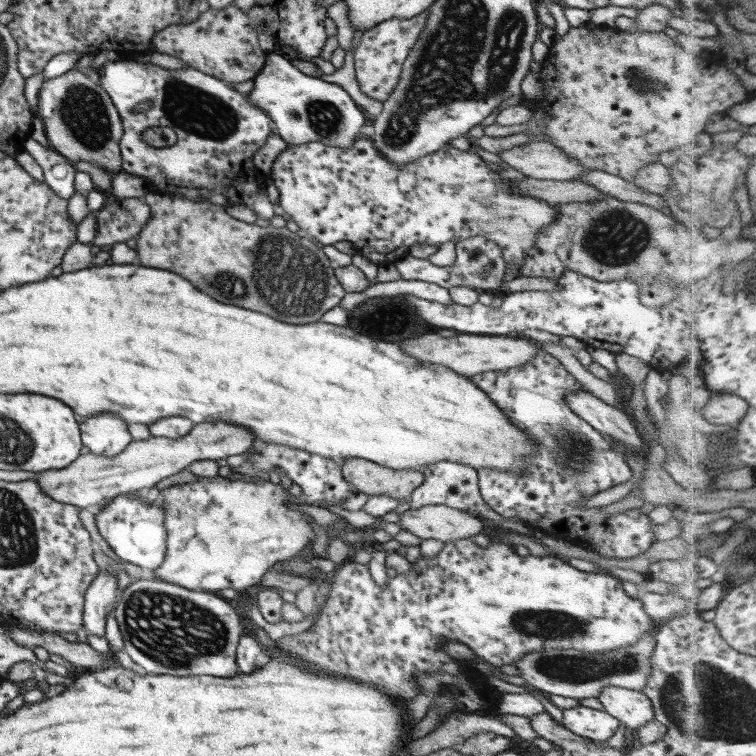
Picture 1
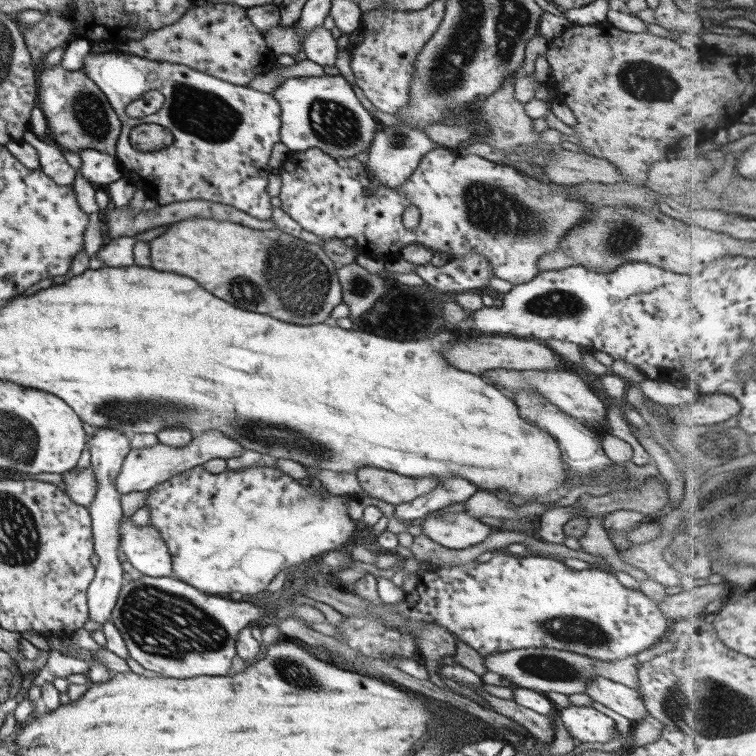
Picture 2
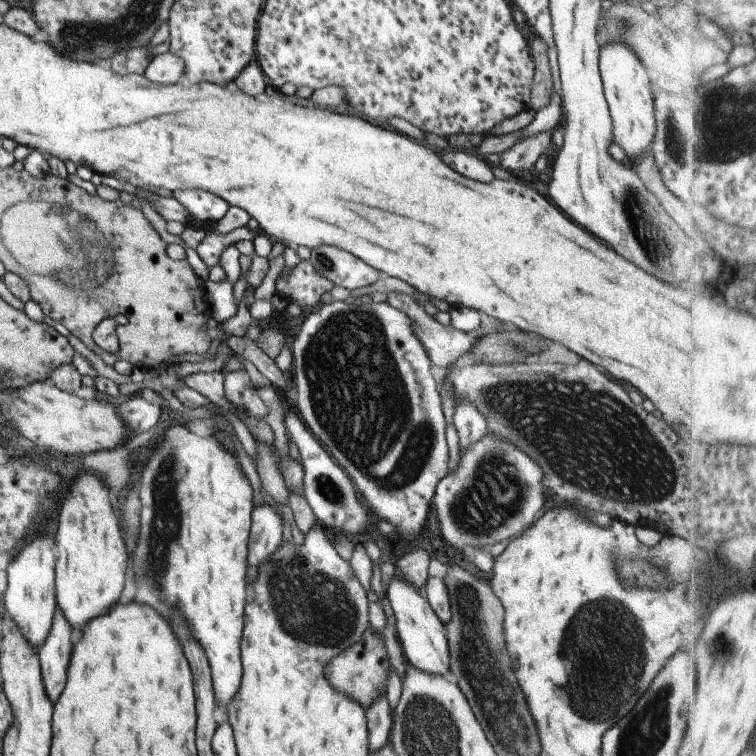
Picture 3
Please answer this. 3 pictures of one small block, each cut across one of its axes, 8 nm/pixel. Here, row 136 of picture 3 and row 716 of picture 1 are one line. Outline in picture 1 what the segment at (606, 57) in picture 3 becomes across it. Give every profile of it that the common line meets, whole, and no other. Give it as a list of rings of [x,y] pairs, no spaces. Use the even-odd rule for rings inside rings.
[[[619,686],[604,687],[598,700],[604,710],[632,730],[643,727],[655,718],[653,704],[642,690],[625,689]]]

